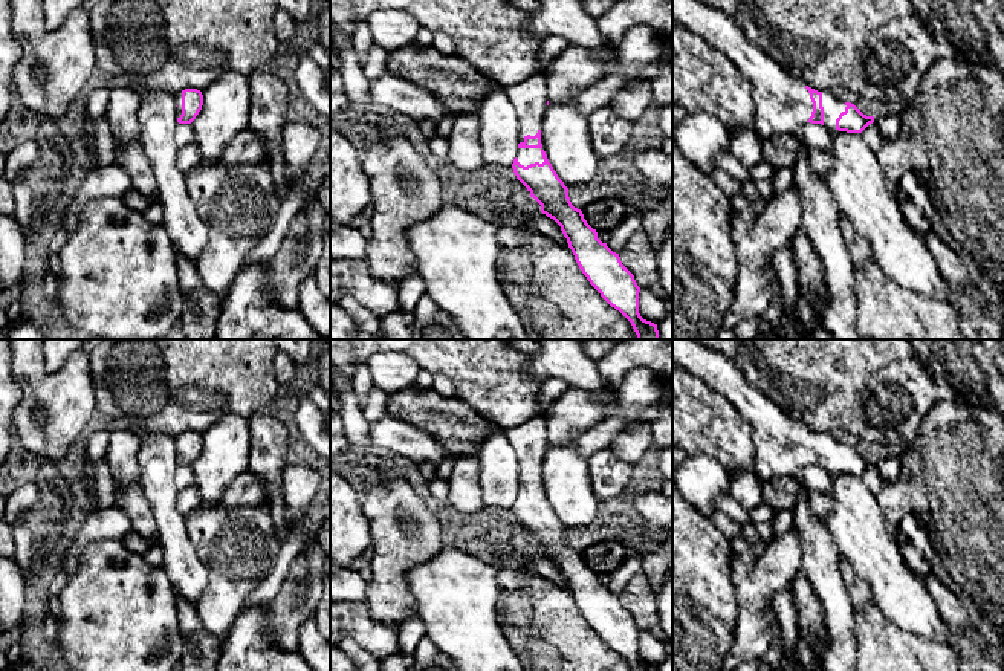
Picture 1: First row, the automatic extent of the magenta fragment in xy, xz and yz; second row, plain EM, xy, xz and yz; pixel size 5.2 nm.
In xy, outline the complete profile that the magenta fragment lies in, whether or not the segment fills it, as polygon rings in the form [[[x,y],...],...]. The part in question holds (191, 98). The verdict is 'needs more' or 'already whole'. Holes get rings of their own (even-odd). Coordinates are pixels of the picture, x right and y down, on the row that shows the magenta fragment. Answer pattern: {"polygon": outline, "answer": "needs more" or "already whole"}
{"polygon": [[[185,89],[174,95],[177,105],[177,122],[191,124],[203,105],[203,95],[197,89]]], "answer": "needs more"}

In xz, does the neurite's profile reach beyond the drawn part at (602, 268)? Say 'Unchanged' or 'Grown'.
Grown

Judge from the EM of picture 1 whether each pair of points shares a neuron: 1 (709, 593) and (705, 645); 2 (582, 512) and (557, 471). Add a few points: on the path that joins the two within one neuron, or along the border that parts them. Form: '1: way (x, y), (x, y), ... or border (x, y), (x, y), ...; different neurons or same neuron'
1: way (705, 606), (705, 633); same neuron
2: way (573, 502), (566, 482); same neuron

